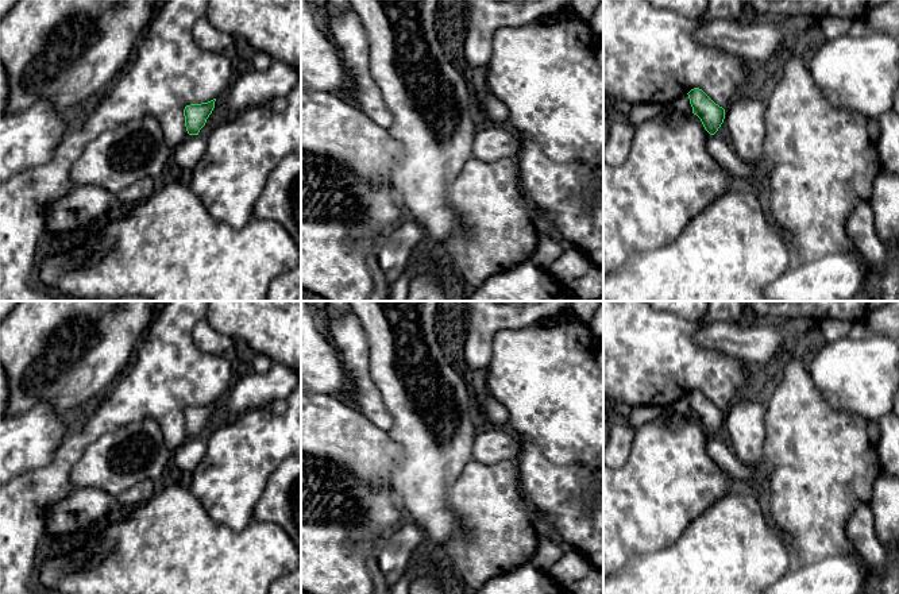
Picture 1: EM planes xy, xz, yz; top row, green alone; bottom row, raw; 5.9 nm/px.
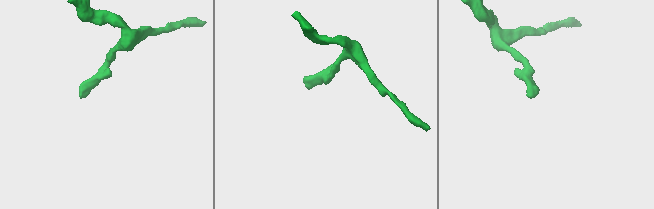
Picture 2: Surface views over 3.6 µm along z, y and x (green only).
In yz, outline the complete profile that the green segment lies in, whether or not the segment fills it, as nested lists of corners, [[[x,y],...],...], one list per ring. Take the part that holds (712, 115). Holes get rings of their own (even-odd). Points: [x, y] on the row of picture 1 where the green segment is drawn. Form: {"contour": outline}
{"contour": [[[694,88],[688,93],[692,113],[697,115],[705,130],[714,135],[725,119],[725,109],[715,104],[702,89]]]}

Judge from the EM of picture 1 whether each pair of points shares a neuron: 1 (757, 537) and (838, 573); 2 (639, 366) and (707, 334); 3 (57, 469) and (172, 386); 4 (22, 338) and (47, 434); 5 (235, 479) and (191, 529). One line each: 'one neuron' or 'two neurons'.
1: two neurons
2: two neurons
3: one neuron
4: two neurons
5: two neurons

